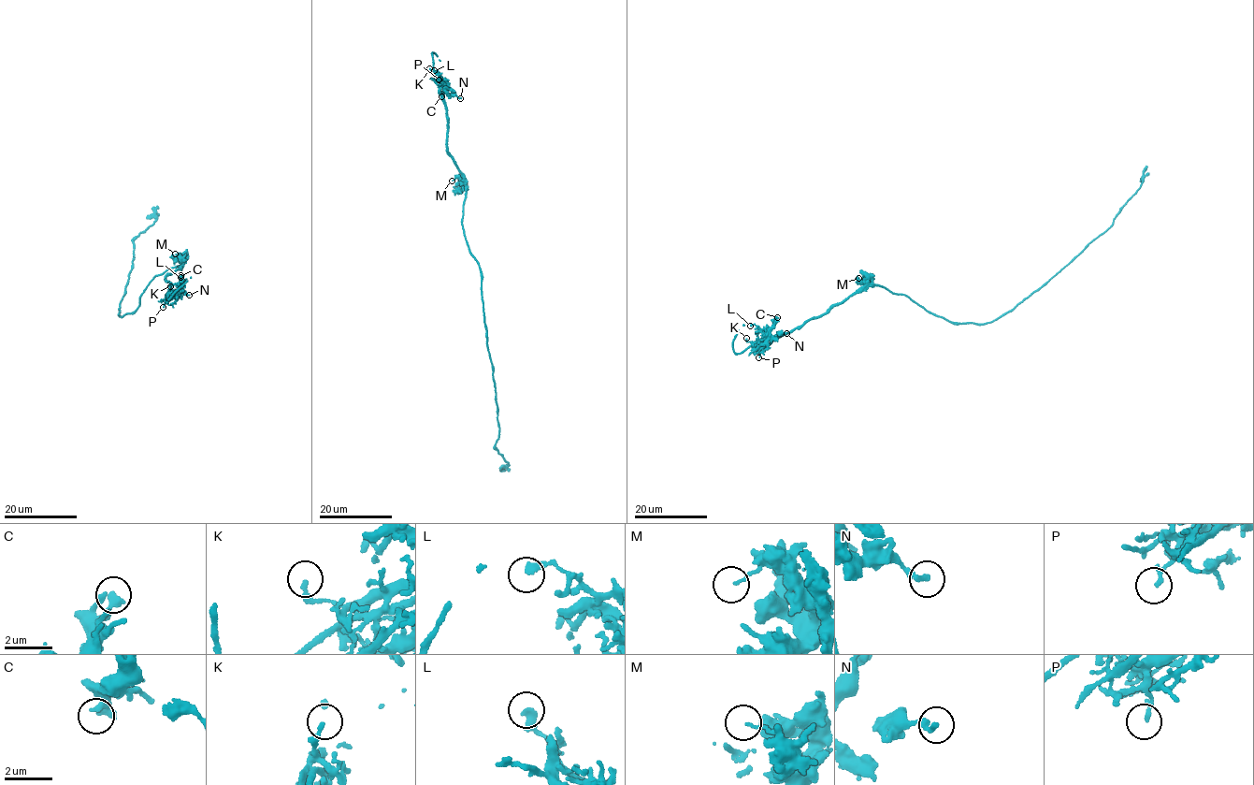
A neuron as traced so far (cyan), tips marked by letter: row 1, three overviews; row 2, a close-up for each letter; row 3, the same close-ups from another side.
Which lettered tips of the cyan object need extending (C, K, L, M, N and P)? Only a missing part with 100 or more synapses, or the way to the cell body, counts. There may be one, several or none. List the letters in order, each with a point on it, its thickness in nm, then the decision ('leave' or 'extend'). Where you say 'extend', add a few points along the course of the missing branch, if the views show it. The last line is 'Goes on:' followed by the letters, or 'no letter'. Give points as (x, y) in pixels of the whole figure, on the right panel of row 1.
C: place (777, 317); calibre 320 nm; leave
K: place (746, 338); calibre 220 nm; leave
L: place (750, 326); calibre 240 nm; leave
M: place (858, 278); calibre 90 nm; leave
N: place (786, 333); calibre 260 nm; leave
P: place (758, 357); calibre 170 nm; leave
Goes on: no letter

